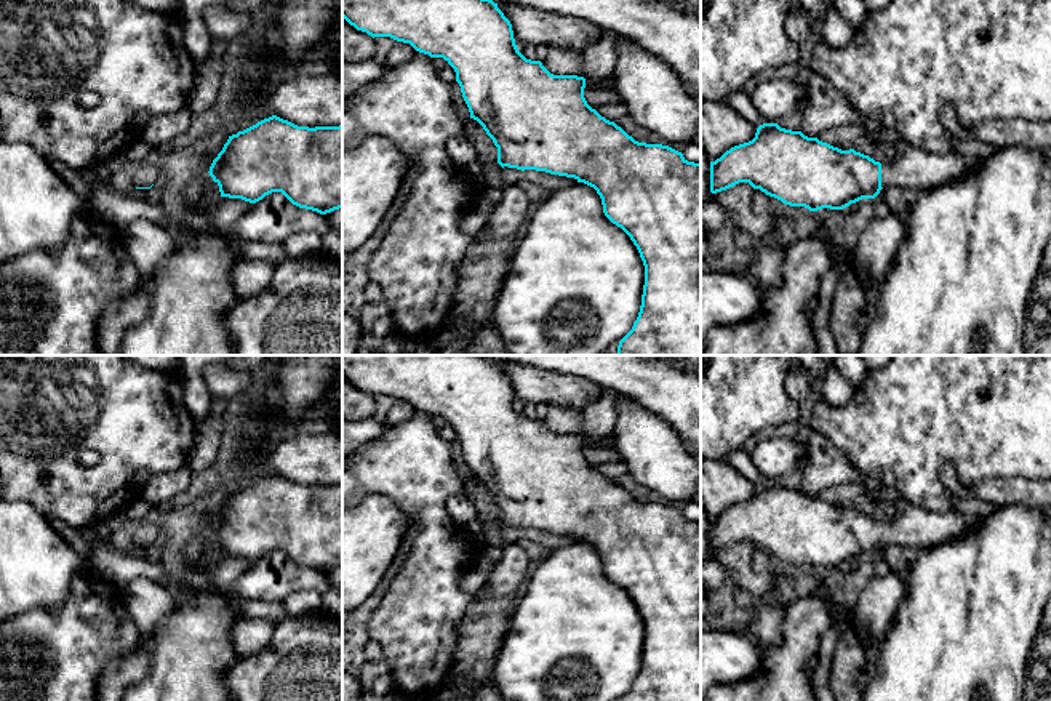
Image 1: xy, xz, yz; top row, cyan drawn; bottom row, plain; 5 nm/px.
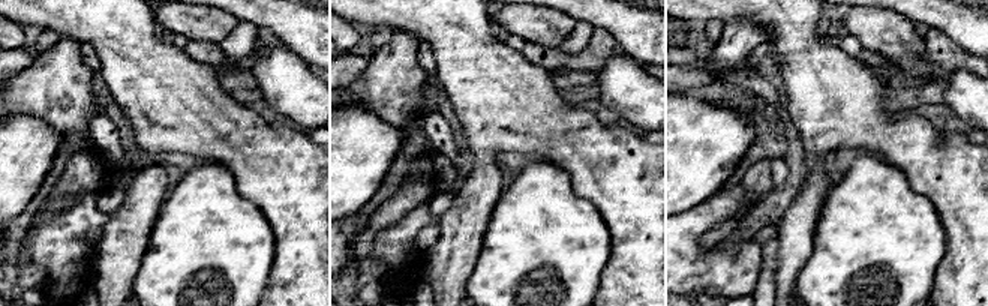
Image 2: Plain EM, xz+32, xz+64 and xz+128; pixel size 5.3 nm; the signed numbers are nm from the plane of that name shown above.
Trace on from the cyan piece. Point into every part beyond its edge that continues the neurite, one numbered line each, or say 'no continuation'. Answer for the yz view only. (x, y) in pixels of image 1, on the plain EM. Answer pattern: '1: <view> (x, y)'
1: yz (914, 527)

